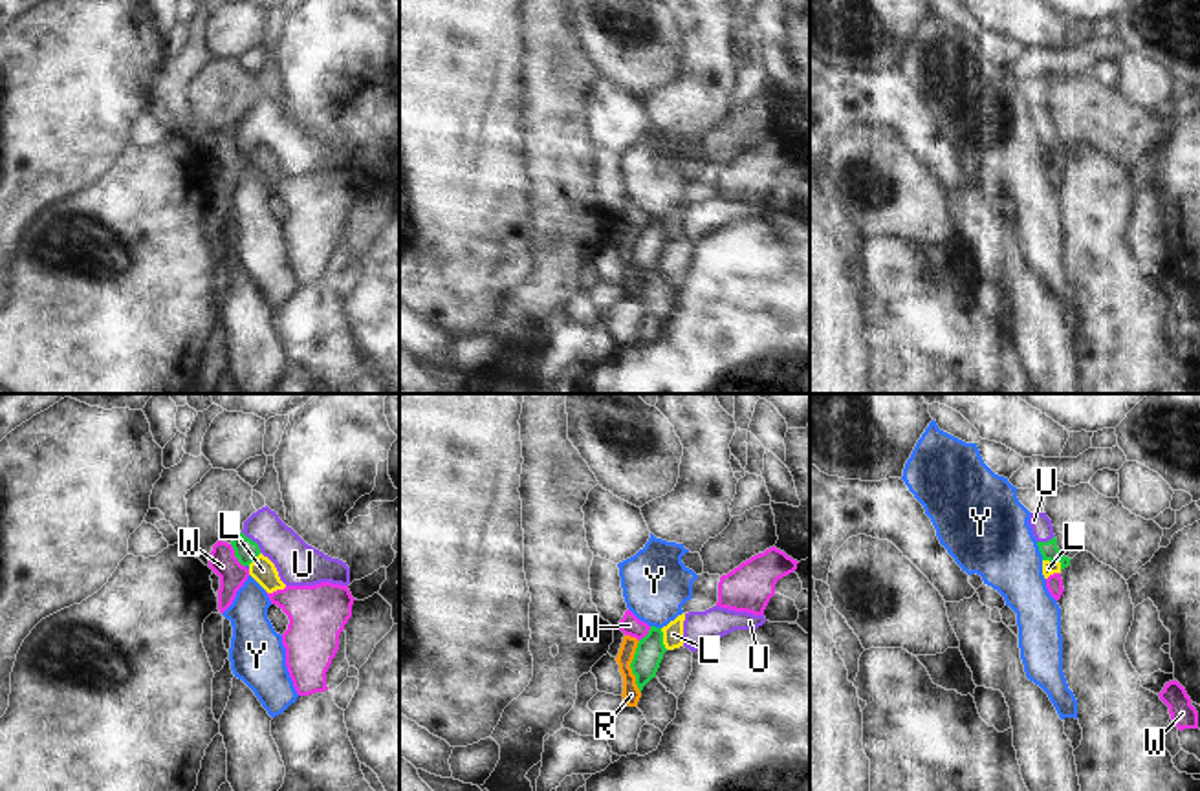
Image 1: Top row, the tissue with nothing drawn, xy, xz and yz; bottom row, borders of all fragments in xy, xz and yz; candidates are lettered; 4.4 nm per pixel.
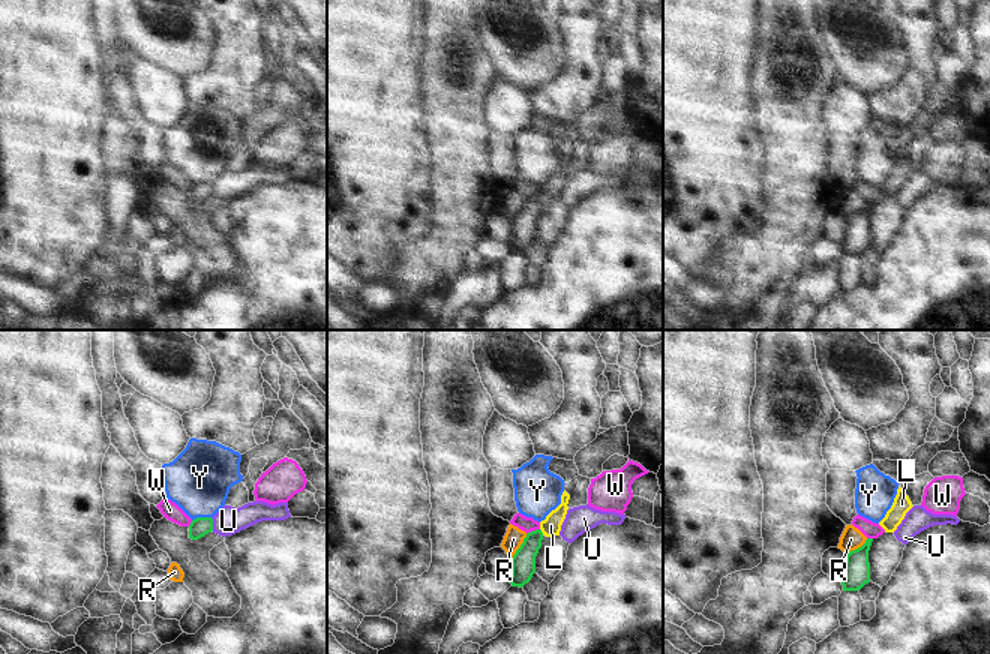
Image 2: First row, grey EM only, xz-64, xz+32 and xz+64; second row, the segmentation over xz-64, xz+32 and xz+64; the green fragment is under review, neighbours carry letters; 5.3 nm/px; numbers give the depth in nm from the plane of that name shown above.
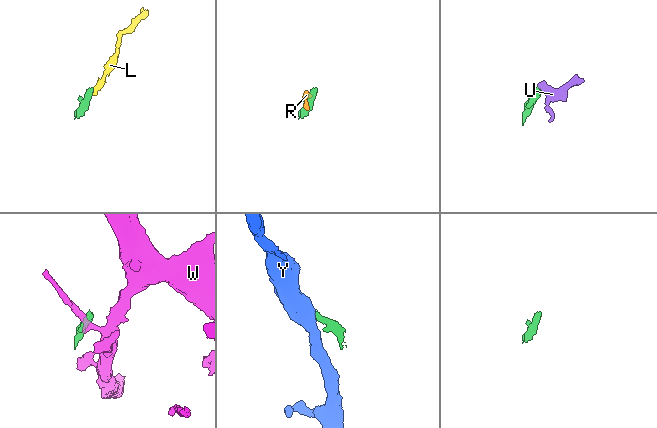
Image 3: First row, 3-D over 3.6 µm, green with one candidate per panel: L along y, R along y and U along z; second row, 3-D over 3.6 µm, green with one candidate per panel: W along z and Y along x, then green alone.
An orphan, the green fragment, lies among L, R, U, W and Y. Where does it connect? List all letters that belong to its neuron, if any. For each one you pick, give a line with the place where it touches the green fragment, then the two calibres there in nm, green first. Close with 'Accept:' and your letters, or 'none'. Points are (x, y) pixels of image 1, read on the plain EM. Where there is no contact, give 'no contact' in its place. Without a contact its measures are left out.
U: meets green in xy at (251, 130); 100 nm thick on the green side, 190 nm on the other
Accept: U

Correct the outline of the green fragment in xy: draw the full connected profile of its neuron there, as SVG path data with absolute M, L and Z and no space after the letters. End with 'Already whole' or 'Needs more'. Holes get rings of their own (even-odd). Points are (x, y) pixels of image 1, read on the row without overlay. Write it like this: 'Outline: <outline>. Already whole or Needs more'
Outline: M267 95L244 112L231 135L242 156L249 156L260 143L267 146L286 176L350 174L346 152L308 135Z. Needs more.

